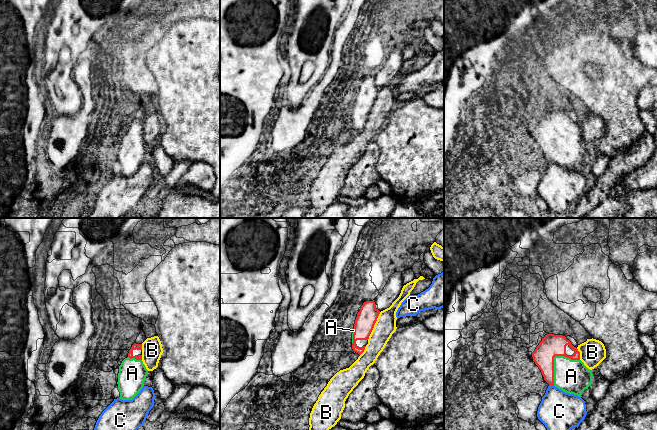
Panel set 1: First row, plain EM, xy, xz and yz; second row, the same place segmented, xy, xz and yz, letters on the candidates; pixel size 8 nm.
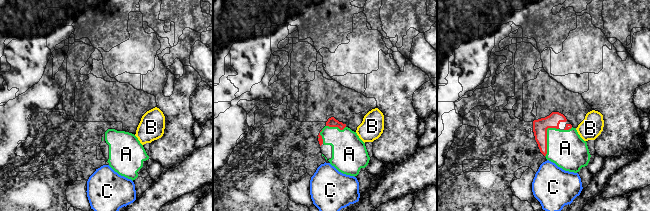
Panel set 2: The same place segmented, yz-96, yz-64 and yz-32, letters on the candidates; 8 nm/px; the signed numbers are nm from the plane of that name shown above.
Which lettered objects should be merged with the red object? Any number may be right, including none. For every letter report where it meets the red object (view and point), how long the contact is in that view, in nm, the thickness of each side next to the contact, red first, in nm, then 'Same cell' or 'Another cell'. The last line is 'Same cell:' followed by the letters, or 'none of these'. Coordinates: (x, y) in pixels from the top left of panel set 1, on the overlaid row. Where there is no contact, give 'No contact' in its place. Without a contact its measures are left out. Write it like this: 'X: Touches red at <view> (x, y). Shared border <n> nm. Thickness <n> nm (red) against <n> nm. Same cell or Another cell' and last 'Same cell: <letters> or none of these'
A: Touches red at yz (553, 359). Shared border 300 nm. Thickness 180 nm (red) against 280 nm. Same cell
B: Touches red at xz (373, 326). Shared border 240 nm. Thickness 160 nm (red) against 170 nm. Another cell
C: Touches red at yz (551, 384). Shared border 40 nm. Thickness 170 nm (red) against 320 nm. Another cell
Same cell: A

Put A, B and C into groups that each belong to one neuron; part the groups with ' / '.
A / B / C

